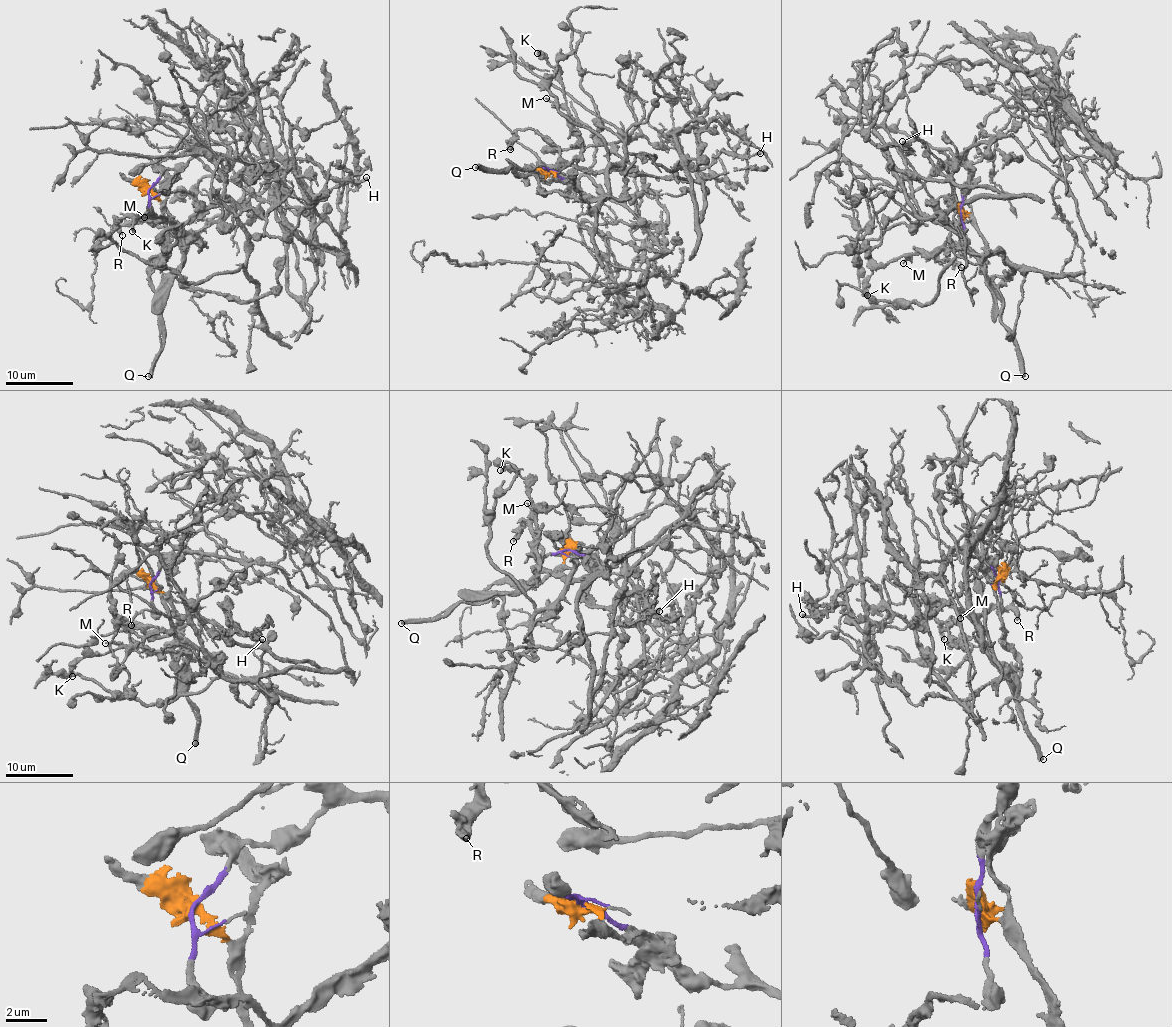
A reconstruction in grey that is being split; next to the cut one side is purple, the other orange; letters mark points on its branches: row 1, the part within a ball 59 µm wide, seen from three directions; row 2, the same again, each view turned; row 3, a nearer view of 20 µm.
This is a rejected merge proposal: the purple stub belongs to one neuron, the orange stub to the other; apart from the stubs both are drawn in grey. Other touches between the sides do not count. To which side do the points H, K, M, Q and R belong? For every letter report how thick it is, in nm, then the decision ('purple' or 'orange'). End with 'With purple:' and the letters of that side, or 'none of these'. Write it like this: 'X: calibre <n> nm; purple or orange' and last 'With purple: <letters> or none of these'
H: calibre 220 nm; orange
K: calibre 240 nm; orange
M: calibre 140 nm; orange
Q: calibre 460 nm; orange
R: calibre 300 nm; orange
With purple: none of these

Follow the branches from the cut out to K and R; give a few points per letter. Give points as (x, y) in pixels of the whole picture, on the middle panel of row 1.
K: (550, 171), (554, 173), (549, 181), (525, 169), (515, 173), (552, 172), (582, 152), (560, 74), (536, 53)
R: (550, 171), (549, 181), (513, 171), (554, 171), (560, 154), (533, 130), (516, 132), (510, 148)

